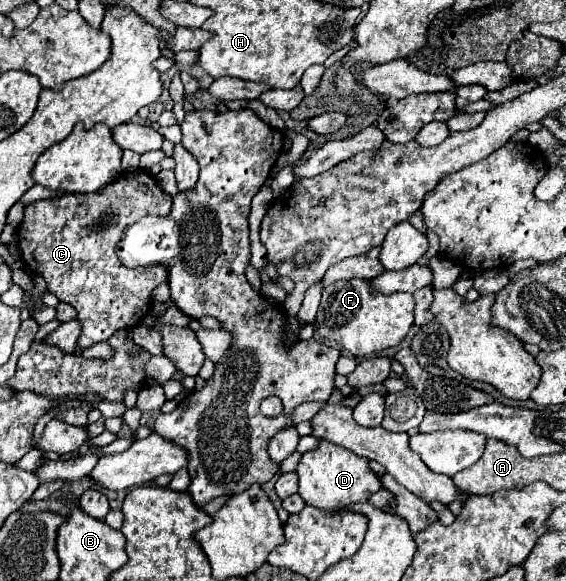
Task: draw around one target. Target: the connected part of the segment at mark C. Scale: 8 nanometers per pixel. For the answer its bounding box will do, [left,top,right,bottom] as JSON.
[17,170,173,350]

